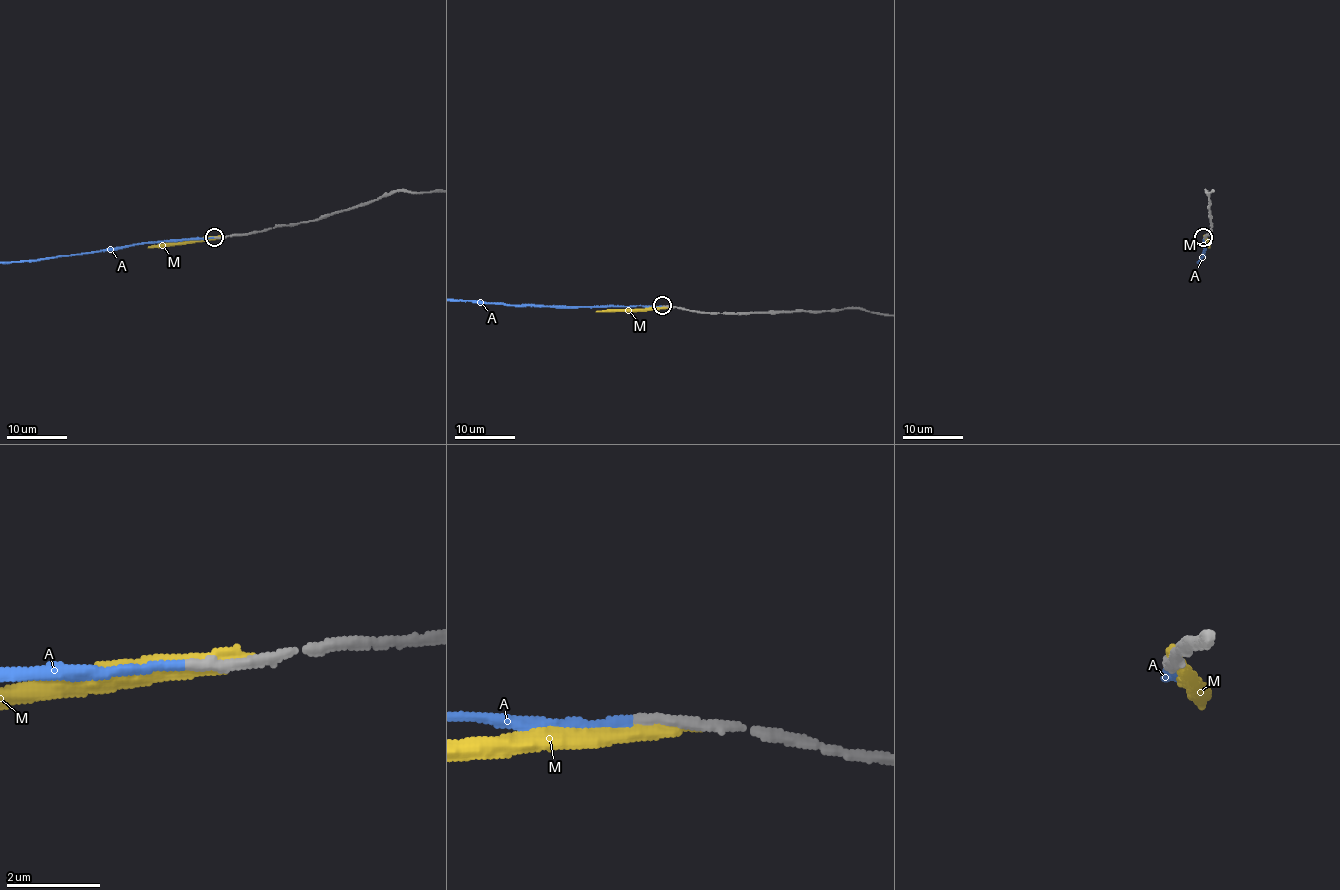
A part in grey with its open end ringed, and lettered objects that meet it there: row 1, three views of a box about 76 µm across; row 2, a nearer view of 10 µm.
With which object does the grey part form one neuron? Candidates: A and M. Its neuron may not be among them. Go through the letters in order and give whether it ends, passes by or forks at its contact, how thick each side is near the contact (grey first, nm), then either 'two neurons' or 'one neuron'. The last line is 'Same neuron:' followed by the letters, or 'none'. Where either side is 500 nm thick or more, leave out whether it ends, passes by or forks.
A: it ends | 240/160 nm | one neuron
M: it ends | 300/380 nm | two neurons
Same neuron: A

